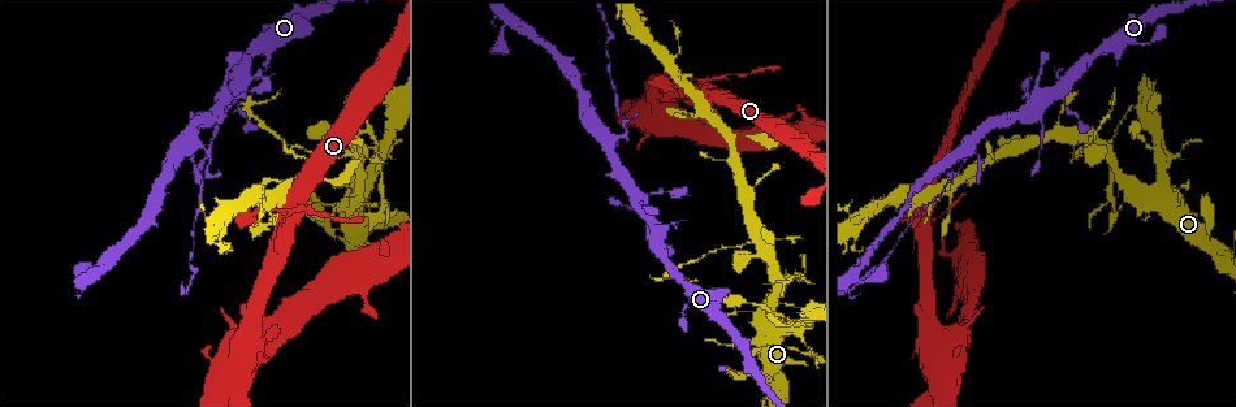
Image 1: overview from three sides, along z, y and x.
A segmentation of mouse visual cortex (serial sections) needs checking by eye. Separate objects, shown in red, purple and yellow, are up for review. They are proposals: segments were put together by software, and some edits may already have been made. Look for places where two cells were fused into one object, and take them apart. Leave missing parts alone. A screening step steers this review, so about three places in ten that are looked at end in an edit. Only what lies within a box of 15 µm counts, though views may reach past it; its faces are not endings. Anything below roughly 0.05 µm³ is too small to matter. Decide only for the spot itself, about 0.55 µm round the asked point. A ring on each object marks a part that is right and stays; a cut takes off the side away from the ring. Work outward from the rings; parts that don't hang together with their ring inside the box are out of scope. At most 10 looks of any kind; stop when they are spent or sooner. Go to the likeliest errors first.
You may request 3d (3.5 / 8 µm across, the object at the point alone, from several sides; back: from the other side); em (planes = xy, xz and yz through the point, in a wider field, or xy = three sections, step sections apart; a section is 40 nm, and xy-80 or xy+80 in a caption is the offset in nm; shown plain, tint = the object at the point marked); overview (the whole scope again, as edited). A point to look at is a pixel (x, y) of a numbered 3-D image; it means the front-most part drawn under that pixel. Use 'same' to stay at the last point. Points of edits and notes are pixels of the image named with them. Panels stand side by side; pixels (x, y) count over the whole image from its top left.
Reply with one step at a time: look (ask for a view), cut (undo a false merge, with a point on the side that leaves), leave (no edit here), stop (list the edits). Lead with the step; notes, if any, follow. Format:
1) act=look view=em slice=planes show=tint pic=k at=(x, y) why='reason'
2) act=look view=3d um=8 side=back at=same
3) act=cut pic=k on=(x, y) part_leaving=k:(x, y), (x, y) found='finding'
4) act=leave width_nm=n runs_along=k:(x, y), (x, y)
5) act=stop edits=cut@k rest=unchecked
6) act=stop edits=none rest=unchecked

act=look view=3d um=3.5 pic=1 at=(369, 215) why='abrupt turn'

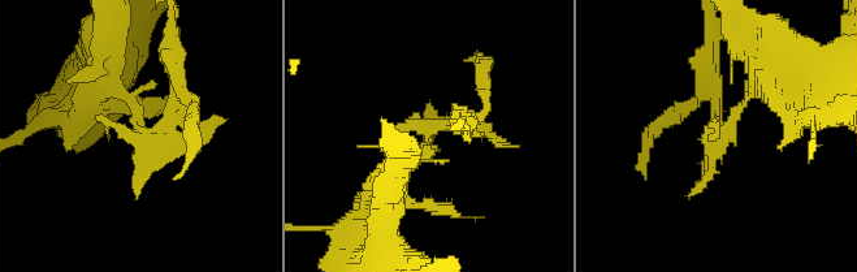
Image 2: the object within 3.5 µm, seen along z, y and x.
act=look view=em slice=xy step=1 show=tint pic=2 at=(719, 144) why='need the tissue'

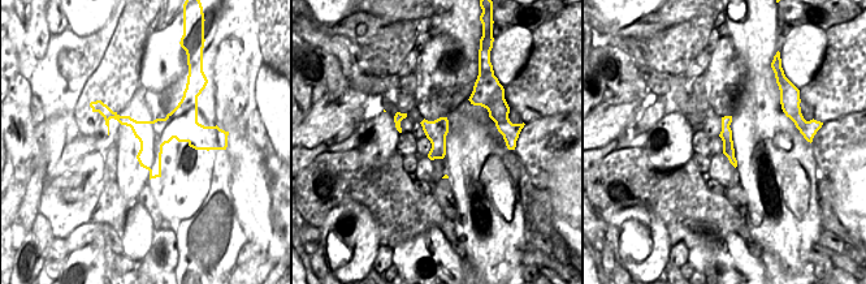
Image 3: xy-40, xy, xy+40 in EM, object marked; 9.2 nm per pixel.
act=leave runs_along=3:(102, 107), (141, 129), (202, 133) found='all the same cell'

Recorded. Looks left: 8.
act=look view=3d um=3.5 pic=1 at=(625, 132) why='calibre changes'

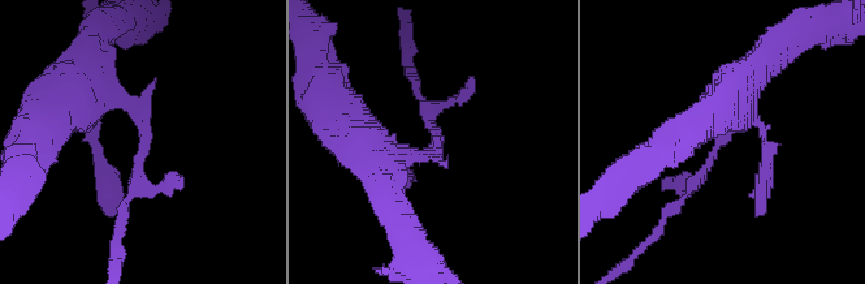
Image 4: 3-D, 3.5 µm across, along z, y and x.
act=look view=em slice=xy step=1 show=tint pic=4 at=(141, 120) why='need the tissue'

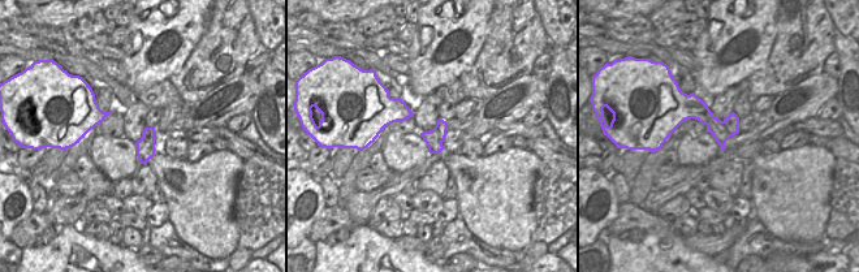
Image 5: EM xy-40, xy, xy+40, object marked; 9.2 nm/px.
act=cut pic=4 on=(142, 153) part_leaving=4:(137, 117), (141, 181), (121, 222) found='a second cell is stuck on'

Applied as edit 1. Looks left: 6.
act=look view=3d um=3.5 pic=1 at=(1083, 152) why='sharp bend'

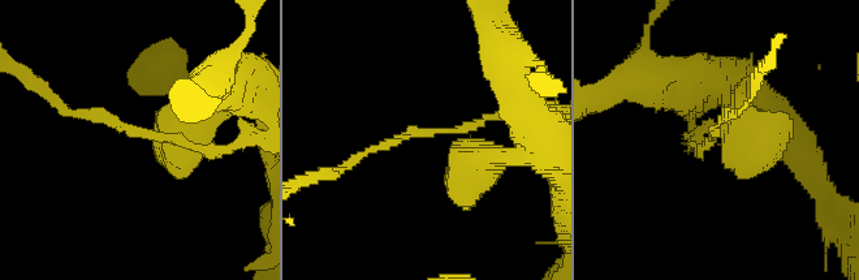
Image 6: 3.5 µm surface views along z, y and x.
act=leave arm_widths_nm=100,150 runs_along=6:(522, 112), (410, 133), (366, 153) found='one cell here'

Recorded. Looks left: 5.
act=look view=3d um=3.5 pic=1 at=(282, 232) why='two arms at a narrow angle'

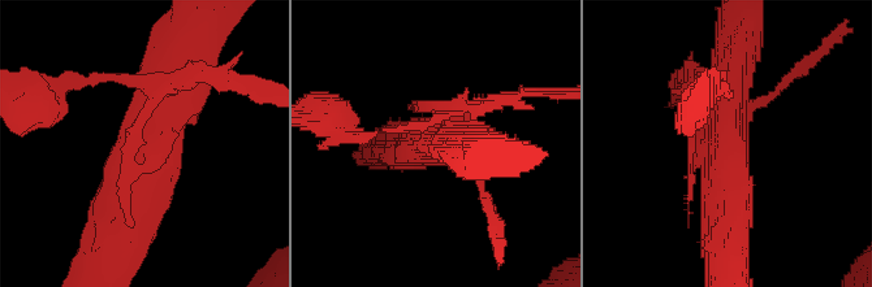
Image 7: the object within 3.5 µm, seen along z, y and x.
act=look view=em slice=xy step=5 show=tint pic=7 at=(149, 146) arms=3 arm_widths_nm=150,500,500 why='need the tissue'

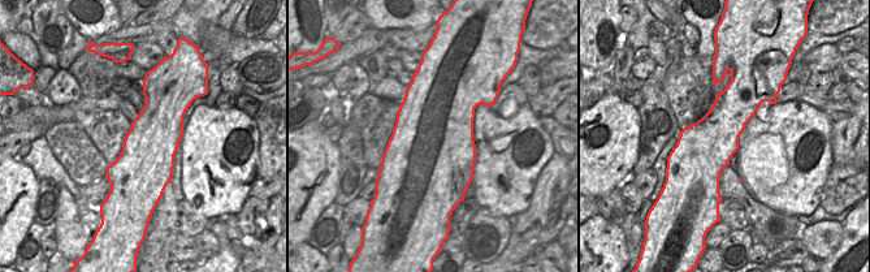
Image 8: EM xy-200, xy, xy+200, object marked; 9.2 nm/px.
act=cut pic=7 on=(680, 95) found='a second cell is stuck on'

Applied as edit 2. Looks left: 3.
act=stop edits=cut@4,cut@7 rest=unchecked

